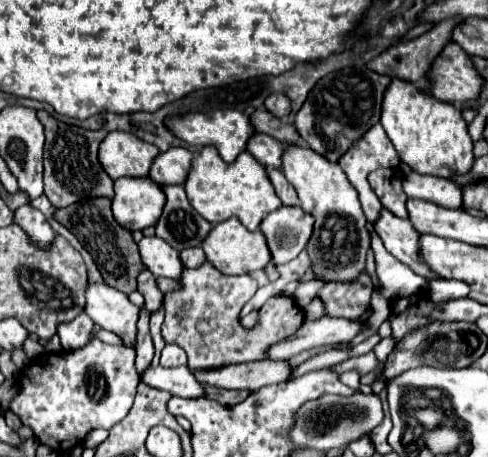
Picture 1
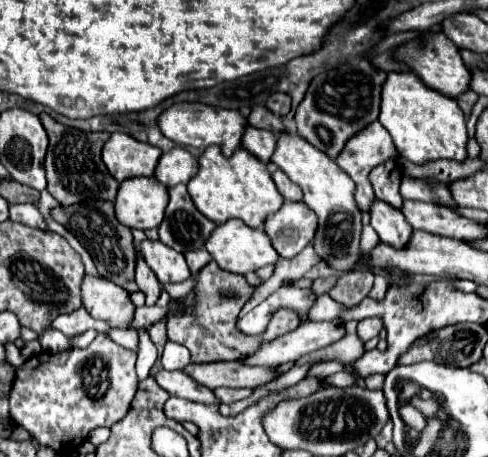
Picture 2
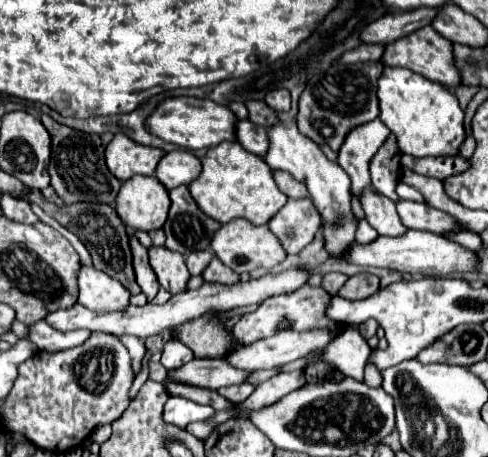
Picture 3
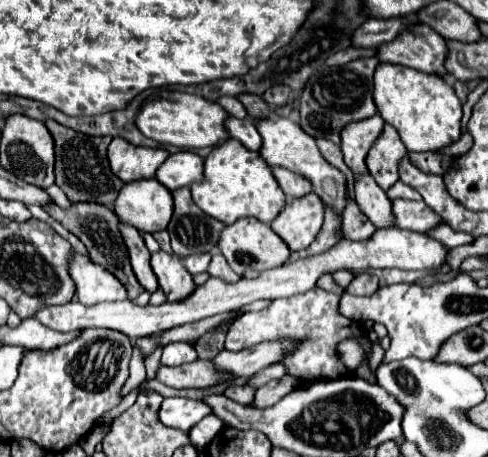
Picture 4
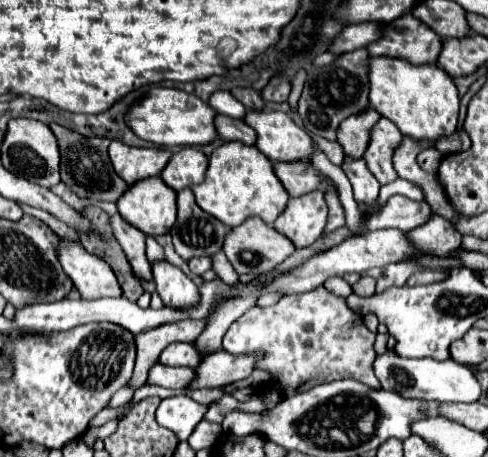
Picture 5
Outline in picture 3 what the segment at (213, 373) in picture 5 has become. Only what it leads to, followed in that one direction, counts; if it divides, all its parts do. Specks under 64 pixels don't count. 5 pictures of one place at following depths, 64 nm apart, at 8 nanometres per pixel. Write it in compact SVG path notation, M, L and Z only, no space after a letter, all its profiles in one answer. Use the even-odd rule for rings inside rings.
M284 330L272 338L258 340L250 346L230 350L224 360L238 370L254 372L254 370L268 370L288 362L302 358L304 354L324 348L332 340L330 332L308 330L308 332L292 332Z

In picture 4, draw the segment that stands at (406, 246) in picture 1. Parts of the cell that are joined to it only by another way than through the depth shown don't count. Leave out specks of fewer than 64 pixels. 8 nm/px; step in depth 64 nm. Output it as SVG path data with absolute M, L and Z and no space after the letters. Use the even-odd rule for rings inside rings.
M370 172L354 176L354 196L360 210L376 228L392 226L392 202L386 198L386 192L376 184Z

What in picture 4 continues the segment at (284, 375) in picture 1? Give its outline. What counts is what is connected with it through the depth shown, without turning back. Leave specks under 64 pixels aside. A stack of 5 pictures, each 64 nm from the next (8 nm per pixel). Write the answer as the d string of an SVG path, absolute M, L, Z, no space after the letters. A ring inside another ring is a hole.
M196 360L192 364L182 364L176 368L160 366L156 370L156 380L164 382L170 388L204 388L228 382L230 376L218 374L212 368L210 360Z

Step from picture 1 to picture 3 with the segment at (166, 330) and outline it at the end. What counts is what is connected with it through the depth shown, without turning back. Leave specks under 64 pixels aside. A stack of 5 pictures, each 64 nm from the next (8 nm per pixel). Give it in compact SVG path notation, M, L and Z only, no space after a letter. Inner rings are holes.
M216 256L208 264L208 268L202 272L202 276L204 276L206 282L222 282L222 284L236 284L236 282L240 282L240 276L236 272L232 272L228 266L224 266ZM208 314L186 326L182 324L174 330L174 336L192 348L196 358L222 358L232 350L230 334L226 334L222 326L224 320L216 320L214 314Z

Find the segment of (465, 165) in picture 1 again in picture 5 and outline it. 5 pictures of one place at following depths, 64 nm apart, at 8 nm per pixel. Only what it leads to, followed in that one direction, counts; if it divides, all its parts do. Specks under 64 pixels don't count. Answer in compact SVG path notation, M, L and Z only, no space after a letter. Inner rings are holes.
M370 56L368 60L370 106L382 116L392 120L404 136L416 140L428 138L434 142L438 136L452 134L458 122L460 96L454 80L434 64L410 64L408 60L390 56Z

